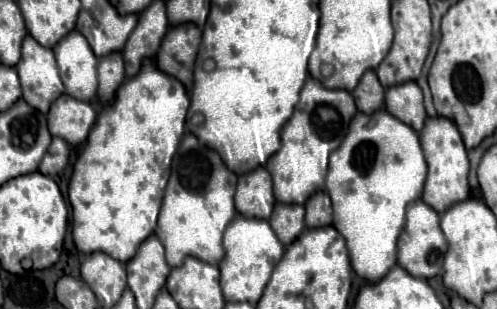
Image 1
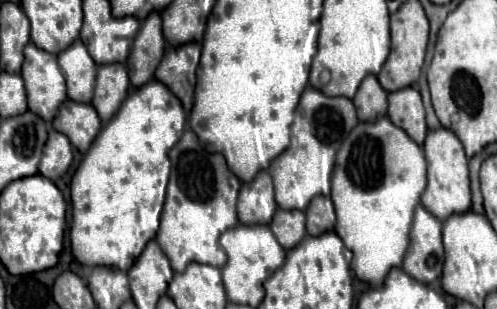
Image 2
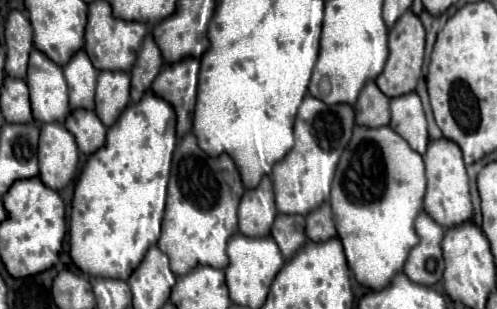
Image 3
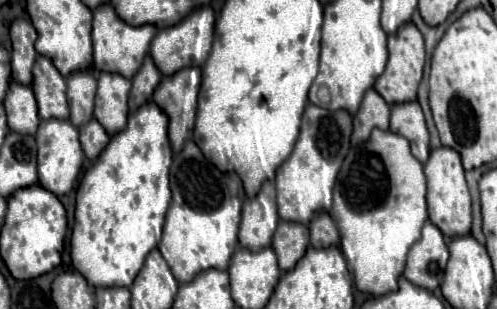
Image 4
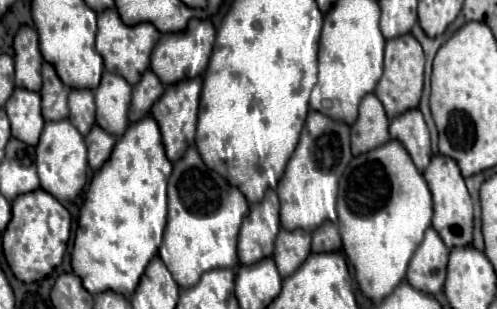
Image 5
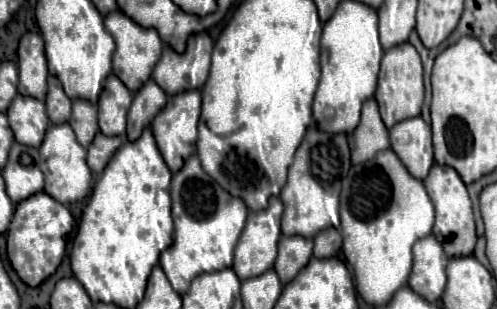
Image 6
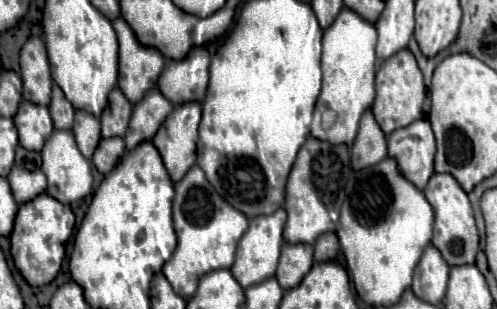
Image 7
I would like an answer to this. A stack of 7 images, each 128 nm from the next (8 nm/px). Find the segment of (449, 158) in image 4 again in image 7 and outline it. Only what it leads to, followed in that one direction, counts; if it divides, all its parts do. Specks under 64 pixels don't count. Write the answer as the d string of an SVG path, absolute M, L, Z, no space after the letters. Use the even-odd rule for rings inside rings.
M434 174L432 180L424 188L424 196L434 208L434 238L432 244L440 250L442 258L450 266L464 266L464 264L474 264L476 262L476 252L478 252L478 232L476 232L476 222L472 214L470 200L466 192L456 184L456 180L448 174Z

